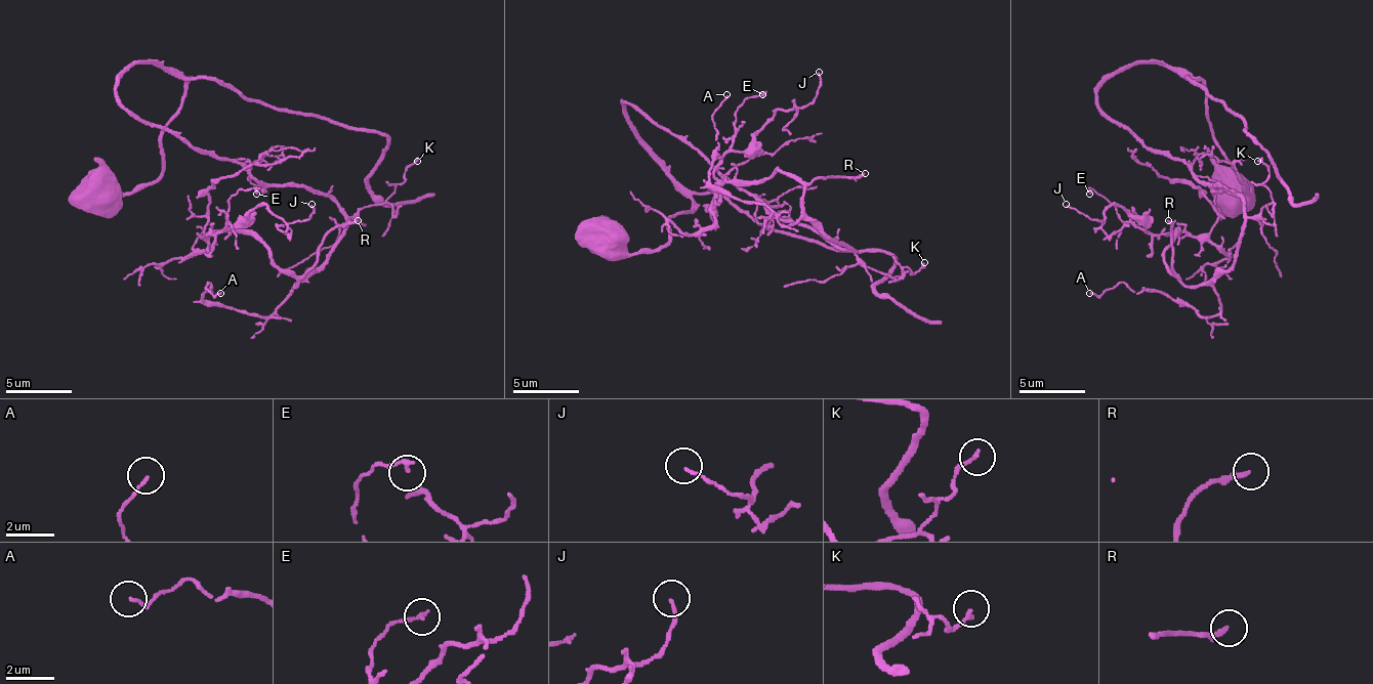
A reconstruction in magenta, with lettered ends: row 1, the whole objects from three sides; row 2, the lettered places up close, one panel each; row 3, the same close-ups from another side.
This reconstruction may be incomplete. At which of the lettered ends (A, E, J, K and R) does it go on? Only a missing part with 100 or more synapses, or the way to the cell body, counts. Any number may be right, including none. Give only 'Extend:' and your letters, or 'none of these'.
Extend: none of these

